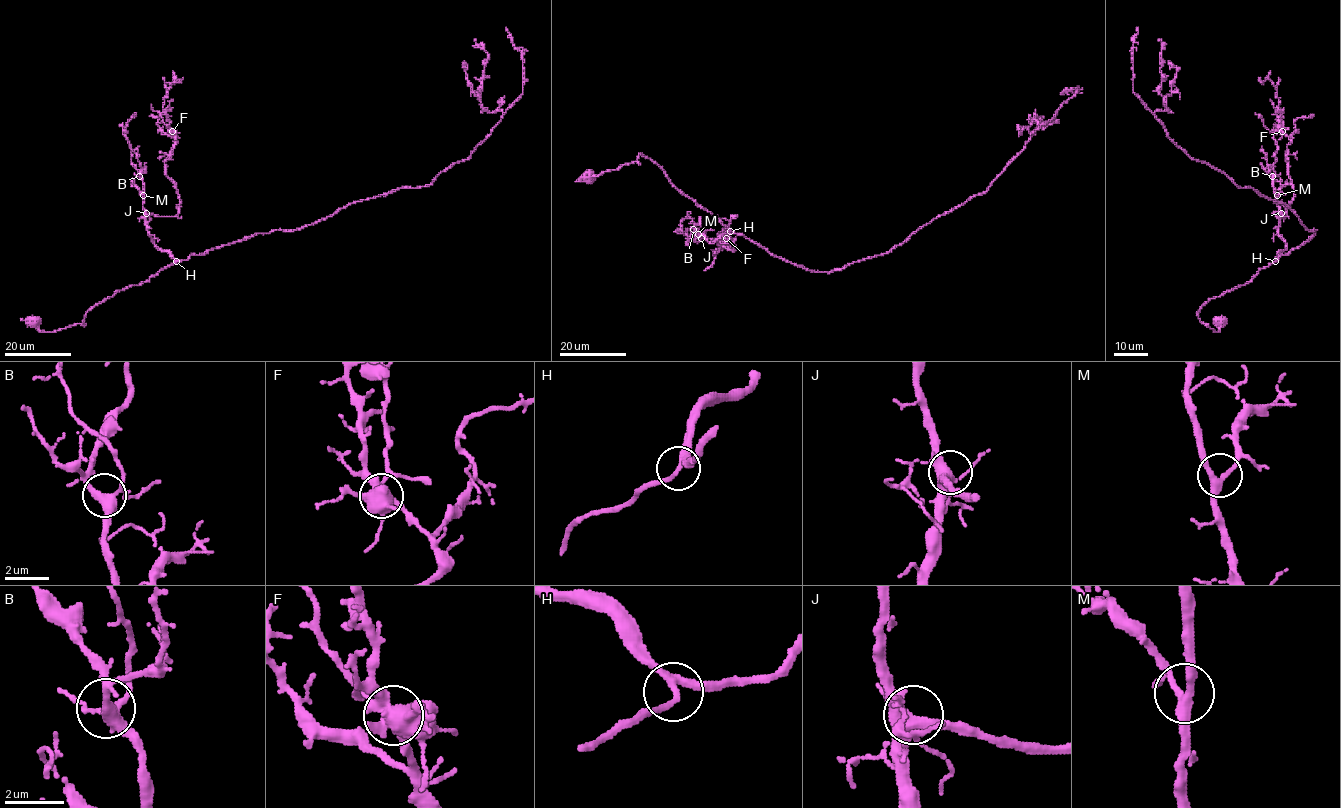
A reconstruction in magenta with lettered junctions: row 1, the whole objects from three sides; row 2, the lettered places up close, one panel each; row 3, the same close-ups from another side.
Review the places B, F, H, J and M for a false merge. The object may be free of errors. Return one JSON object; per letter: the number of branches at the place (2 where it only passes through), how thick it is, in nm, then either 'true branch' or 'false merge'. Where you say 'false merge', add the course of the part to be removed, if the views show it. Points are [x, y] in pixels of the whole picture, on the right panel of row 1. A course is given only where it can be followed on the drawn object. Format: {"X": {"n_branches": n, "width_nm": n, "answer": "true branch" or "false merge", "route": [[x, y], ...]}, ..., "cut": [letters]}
{"B": {"n_branches": 4, "width_nm": 340, "answer": "true branch"}, "F": {"n_branches": 5, "width_nm": 550, "answer": "false merge", "route": [[1281, 131], [1282, 115], [1278, 108], [1276, 87], [1268, 77], [1264, 81], [1259, 77]]}, "H": {"n_branches": 3, "width_nm": 240, "answer": "true branch"}, "J": {"n_branches": 6, "width_nm": 440, "answer": "true branch"}, "M": {"n_branches": 3, "width_nm": 280, "answer": "true branch"}, "cut": ["F"]}

